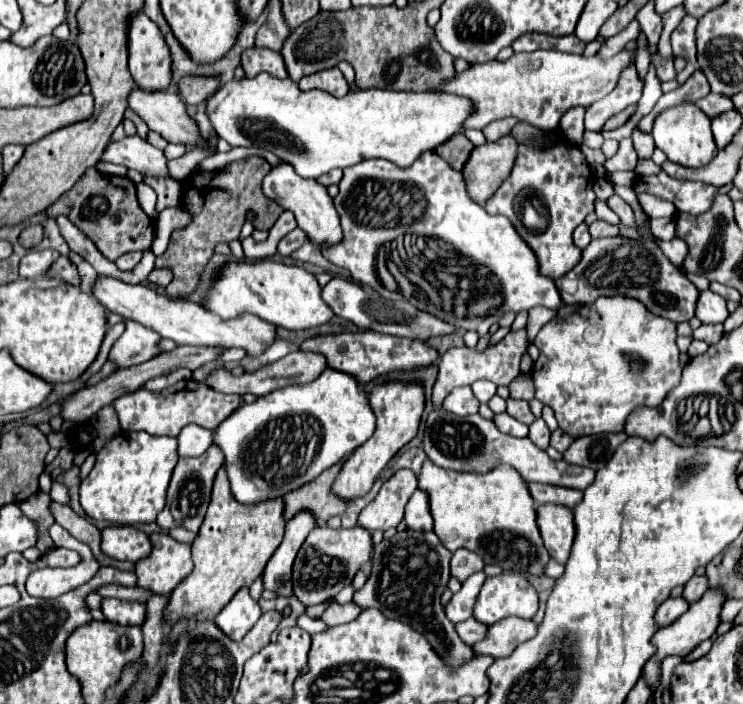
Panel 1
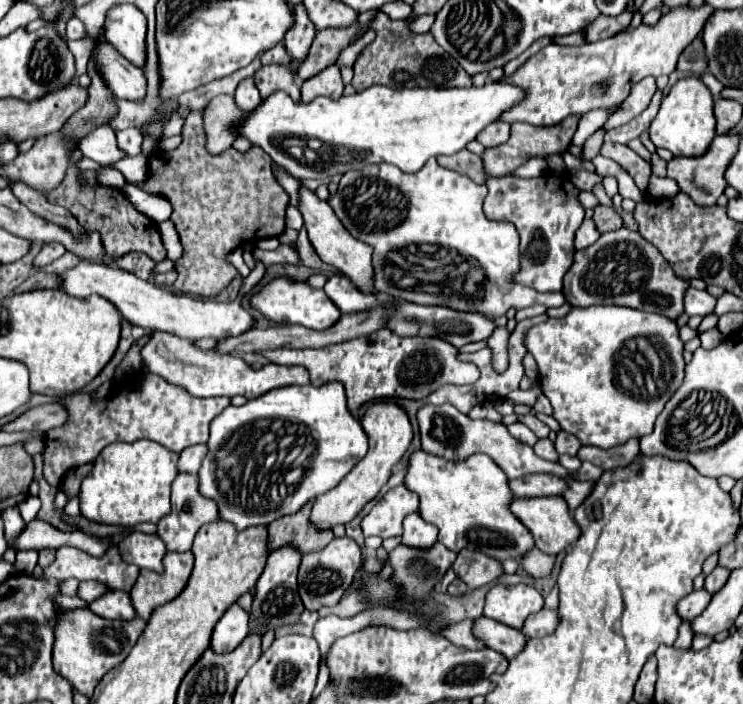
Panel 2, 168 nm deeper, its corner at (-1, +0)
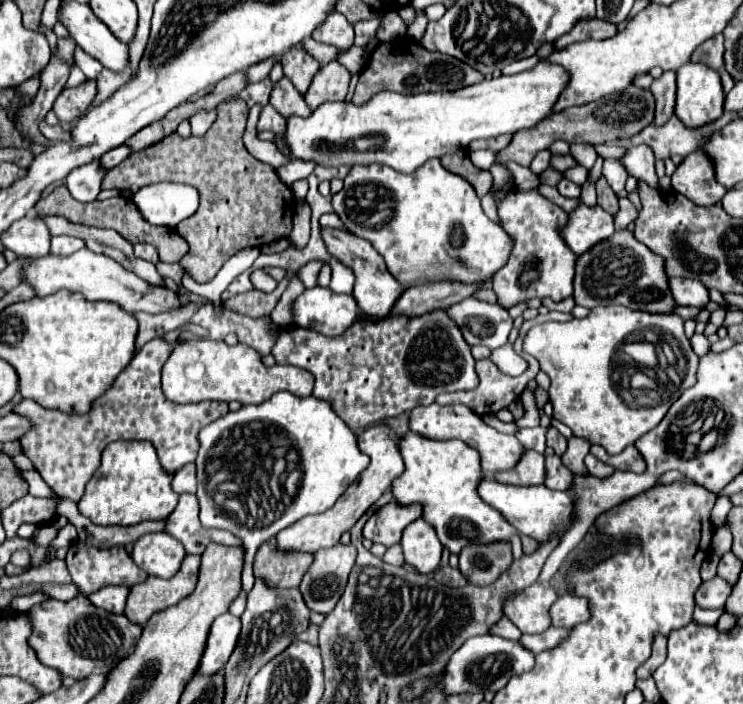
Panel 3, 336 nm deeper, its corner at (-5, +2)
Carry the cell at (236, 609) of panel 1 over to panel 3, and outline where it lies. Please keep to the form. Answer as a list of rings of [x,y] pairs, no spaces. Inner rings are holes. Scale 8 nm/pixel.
[[[229,612],[221,614],[209,630],[207,648],[197,672],[213,674],[221,670],[229,660],[229,654],[233,654],[233,646],[237,646],[237,634],[241,634],[239,616],[233,616]]]

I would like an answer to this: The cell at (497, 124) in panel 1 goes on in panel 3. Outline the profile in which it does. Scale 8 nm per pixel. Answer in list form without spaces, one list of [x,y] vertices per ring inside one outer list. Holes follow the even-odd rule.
[[[503,134],[503,136],[497,136],[497,138],[487,138],[487,140],[477,140],[477,142],[471,142],[471,144],[469,144],[469,150],[487,148],[487,150],[499,152],[499,150],[503,150],[509,142],[511,142],[511,134]]]

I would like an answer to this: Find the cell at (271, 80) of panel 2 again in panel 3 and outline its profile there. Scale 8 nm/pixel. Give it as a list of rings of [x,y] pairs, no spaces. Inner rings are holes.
[[[281,78],[273,90],[271,90],[271,98],[269,98],[269,104],[281,112],[285,118],[289,114],[295,114],[295,116],[301,116],[301,118],[307,118],[311,114],[311,108],[305,104],[305,98],[303,94],[289,82],[289,78]]]

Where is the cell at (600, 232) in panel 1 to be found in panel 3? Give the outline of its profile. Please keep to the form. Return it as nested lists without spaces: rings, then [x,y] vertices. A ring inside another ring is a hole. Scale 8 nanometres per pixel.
[[[601,176],[597,182],[597,204],[609,212],[611,216],[615,216],[619,212],[619,204],[617,204],[617,194],[613,194],[613,190],[609,188],[607,180]]]

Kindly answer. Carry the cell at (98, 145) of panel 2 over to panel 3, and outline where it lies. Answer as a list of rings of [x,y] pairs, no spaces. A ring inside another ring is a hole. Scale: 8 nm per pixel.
[[[41,122],[39,130],[41,130],[41,134],[47,136],[51,142],[63,142],[65,138],[69,138],[69,132],[65,132],[61,126],[47,126],[45,122]]]

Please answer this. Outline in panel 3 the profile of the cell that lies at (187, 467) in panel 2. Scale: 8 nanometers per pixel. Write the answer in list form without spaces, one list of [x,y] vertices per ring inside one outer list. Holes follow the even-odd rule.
[[[189,462],[183,466],[183,470],[179,470],[173,476],[173,490],[177,494],[183,492],[195,492],[197,490],[197,470],[195,470],[195,462]]]

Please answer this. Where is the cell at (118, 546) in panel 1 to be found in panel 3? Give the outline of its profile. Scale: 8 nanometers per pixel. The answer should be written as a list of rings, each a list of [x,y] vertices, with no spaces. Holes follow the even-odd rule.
[[[153,532],[143,534],[135,542],[131,556],[135,564],[147,574],[159,578],[171,578],[179,570],[179,564],[185,558],[185,550],[167,532]]]

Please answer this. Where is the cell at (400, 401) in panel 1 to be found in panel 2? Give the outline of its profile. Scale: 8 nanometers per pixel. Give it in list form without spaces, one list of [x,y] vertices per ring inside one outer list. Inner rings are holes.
[[[391,402],[371,404],[365,416],[361,418],[361,426],[365,428],[365,434],[369,438],[369,452],[361,462],[355,464],[353,472],[345,476],[345,480],[337,488],[333,488],[333,492],[317,496],[311,508],[311,516],[309,516],[315,530],[331,530],[337,524],[351,522],[361,512],[361,508],[369,500],[373,500],[379,494],[379,490],[387,484],[393,466],[403,458],[413,438],[413,428],[409,424],[405,410]]]

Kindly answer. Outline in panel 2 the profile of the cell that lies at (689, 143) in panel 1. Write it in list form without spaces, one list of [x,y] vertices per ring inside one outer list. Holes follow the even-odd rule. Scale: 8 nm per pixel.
[[[695,76],[681,78],[663,98],[661,110],[649,128],[649,138],[657,148],[667,148],[675,156],[701,156],[715,138],[713,96]]]

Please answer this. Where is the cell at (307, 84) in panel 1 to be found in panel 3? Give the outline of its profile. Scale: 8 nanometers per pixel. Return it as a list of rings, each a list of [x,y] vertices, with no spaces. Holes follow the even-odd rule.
[[[329,62],[321,66],[321,70],[315,74],[309,90],[305,92],[305,102],[311,110],[315,110],[323,102],[335,102],[345,100],[347,88],[349,88],[349,72],[343,64]]]

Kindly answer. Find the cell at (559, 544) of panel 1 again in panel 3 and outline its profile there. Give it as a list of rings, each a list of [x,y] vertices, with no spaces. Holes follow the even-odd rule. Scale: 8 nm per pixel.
[[[485,478],[479,484],[479,494],[489,506],[499,510],[511,526],[515,526],[521,534],[531,536],[533,540],[537,540],[541,544],[545,544],[553,538],[559,538],[563,534],[563,530],[571,526],[571,520],[573,520],[571,496],[567,492],[549,490],[547,486],[529,486],[529,488],[507,486],[507,484],[499,484],[493,478]]]

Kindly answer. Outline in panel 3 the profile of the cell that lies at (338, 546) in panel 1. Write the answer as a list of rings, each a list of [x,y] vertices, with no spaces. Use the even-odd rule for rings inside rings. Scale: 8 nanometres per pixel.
[[[335,544],[333,548],[325,548],[325,550],[317,550],[315,552],[315,560],[309,566],[309,570],[305,572],[305,578],[301,580],[301,594],[305,598],[305,604],[311,612],[321,612],[321,614],[329,614],[333,610],[333,606],[339,602],[349,572],[355,566],[355,558],[357,558],[357,550],[353,544]]]

